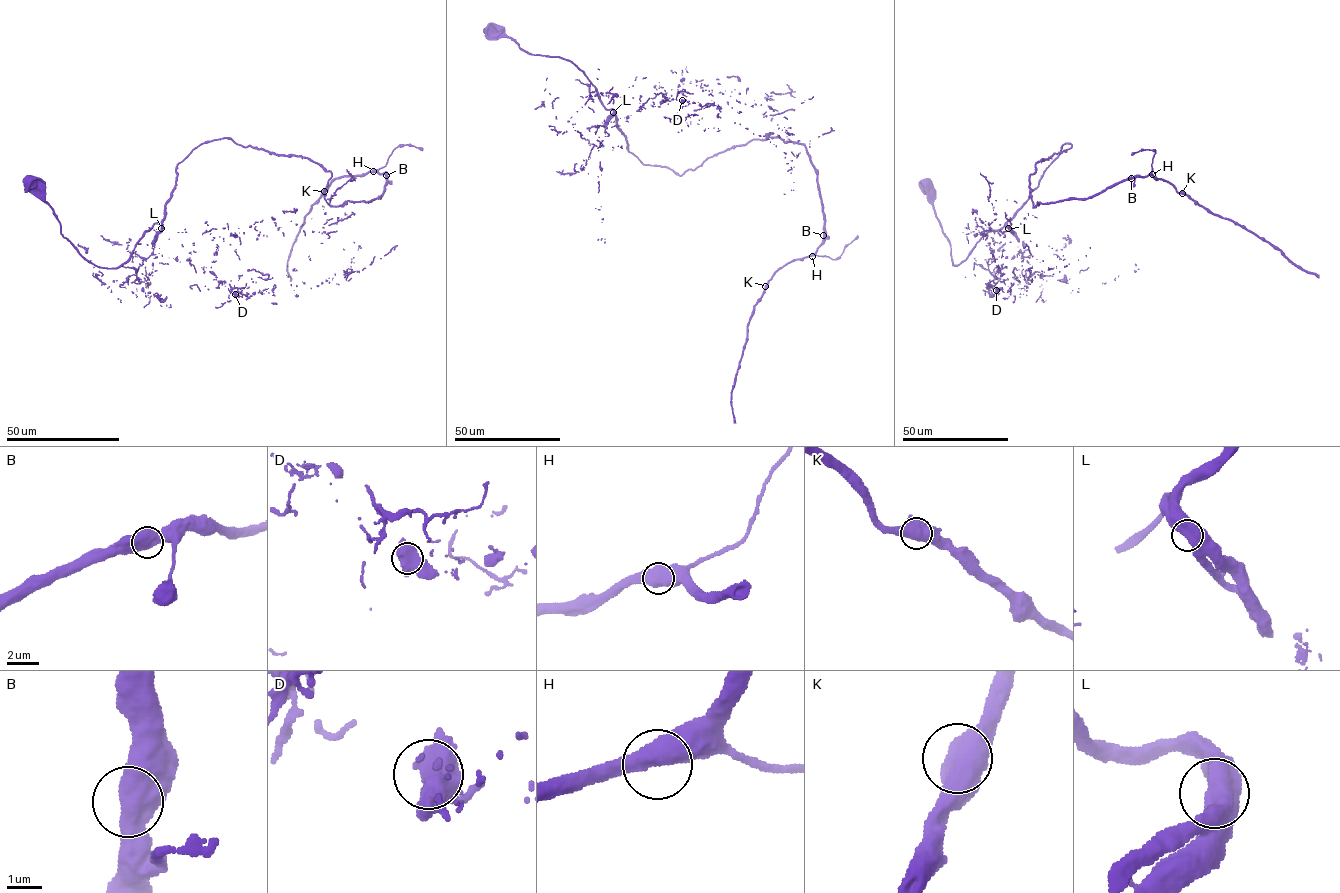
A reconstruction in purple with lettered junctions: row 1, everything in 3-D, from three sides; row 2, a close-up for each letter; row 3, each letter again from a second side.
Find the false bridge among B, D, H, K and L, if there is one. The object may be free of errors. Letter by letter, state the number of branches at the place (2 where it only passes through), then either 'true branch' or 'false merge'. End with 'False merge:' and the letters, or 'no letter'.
B: 2 branches meet; true branch
D: 2 branches meet; true branch
H: 2 branches meet; true branch
K: 2 branches meet; true branch
L: 2 branches meet; true branch
False merge: no letter

